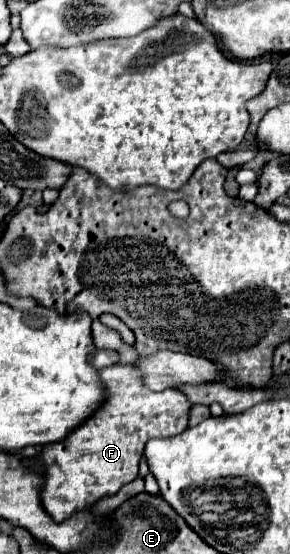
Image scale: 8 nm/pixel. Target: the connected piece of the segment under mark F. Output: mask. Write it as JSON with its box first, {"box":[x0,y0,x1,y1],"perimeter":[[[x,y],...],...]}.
{"box":[36,365,192,521],"perimeter":[[[112,365],[98,369],[98,377],[104,385],[106,397],[100,407],[72,433],[68,433],[62,441],[46,445],[36,459],[44,465],[44,485],[40,489],[40,499],[46,513],[56,521],[64,521],[74,513],[94,505],[102,497],[110,497],[120,491],[122,485],[130,483],[138,475],[138,461],[144,453],[146,441],[154,437],[174,437],[188,427],[188,411],[192,403],[178,391],[178,389],[164,389],[164,391],[150,391],[134,365]]]}

